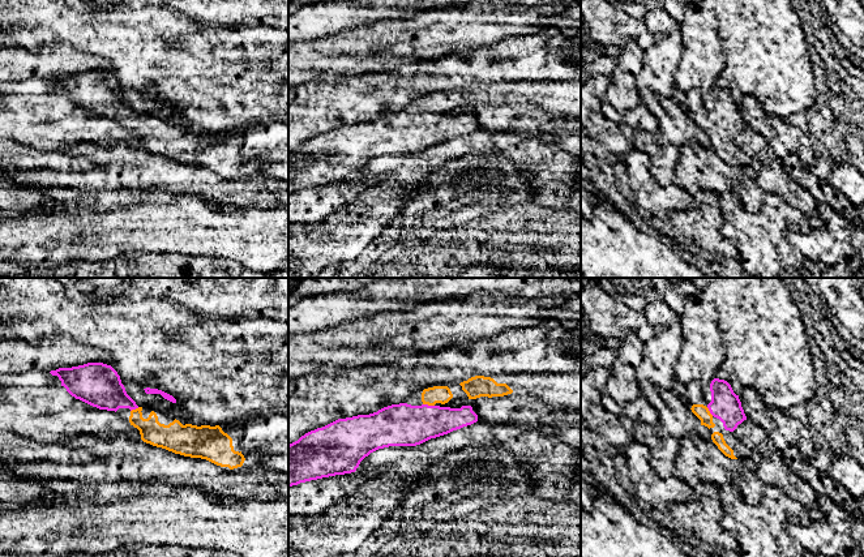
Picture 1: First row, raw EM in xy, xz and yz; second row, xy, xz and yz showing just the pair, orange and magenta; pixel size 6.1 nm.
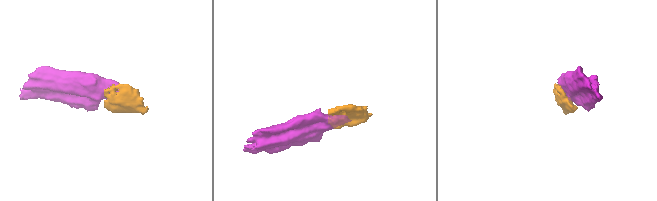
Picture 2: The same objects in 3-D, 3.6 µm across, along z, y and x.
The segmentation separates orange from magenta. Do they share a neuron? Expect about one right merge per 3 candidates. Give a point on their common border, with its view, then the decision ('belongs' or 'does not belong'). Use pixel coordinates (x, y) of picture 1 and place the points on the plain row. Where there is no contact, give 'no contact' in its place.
xz (428, 112) | belongs

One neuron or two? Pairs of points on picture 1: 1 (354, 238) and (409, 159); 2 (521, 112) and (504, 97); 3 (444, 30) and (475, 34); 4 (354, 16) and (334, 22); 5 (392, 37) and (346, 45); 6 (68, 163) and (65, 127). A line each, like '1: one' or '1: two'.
1: one
2: two
3: one
4: one
5: one
6: two

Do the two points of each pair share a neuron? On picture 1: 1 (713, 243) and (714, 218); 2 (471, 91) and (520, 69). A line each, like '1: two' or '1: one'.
1: one
2: two

